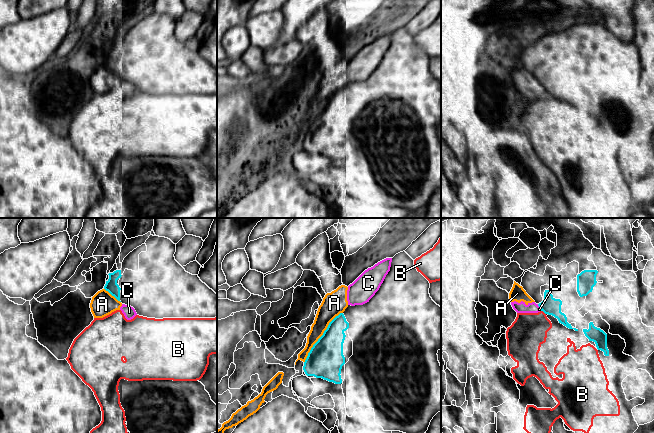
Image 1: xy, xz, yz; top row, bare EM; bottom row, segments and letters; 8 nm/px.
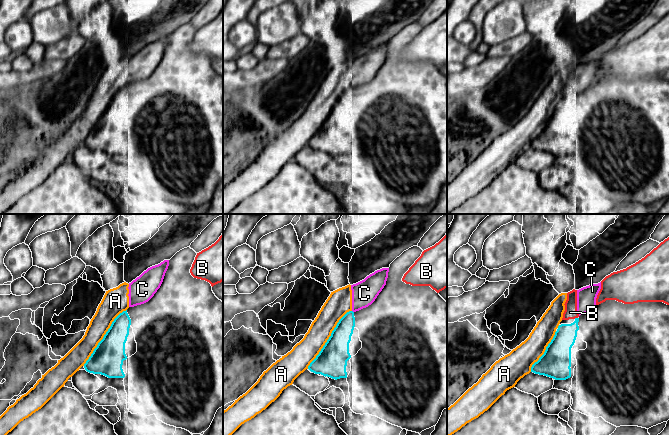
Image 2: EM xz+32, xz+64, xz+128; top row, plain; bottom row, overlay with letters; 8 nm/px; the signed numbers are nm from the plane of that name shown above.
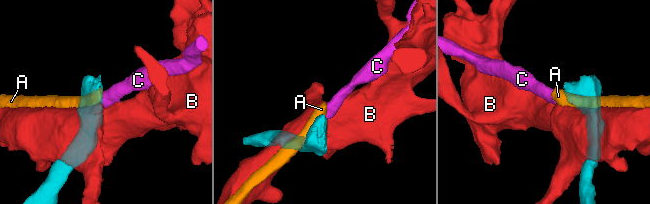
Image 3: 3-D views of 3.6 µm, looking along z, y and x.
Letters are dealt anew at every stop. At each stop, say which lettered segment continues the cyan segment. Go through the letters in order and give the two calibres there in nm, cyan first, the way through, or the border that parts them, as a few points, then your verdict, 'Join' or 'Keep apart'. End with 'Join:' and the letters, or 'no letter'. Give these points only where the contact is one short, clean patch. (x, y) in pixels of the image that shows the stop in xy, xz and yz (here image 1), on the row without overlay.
A: Thickness 280 nm (cyan) against 160 nm. Keep apart
B: Thickness 140 nm (cyan) against 280 nm. Keep apart
C: Thickness 140 nm (cyan) against 90 nm. Keep apart
Join: no letter

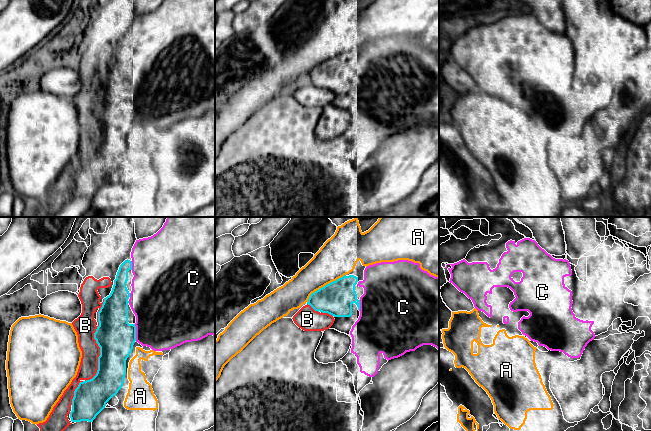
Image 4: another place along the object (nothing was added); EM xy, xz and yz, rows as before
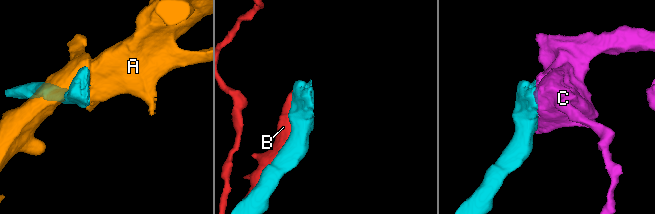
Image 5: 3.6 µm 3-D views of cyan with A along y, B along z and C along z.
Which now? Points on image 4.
A: Thickness 280 nm (cyan) against 300 nm. Keep apart
B: Thickness 300 nm (cyan) against 180 nm. Keep apart
C: Thickness 300 nm (cyan) against 460 nm. Join
Join: C

